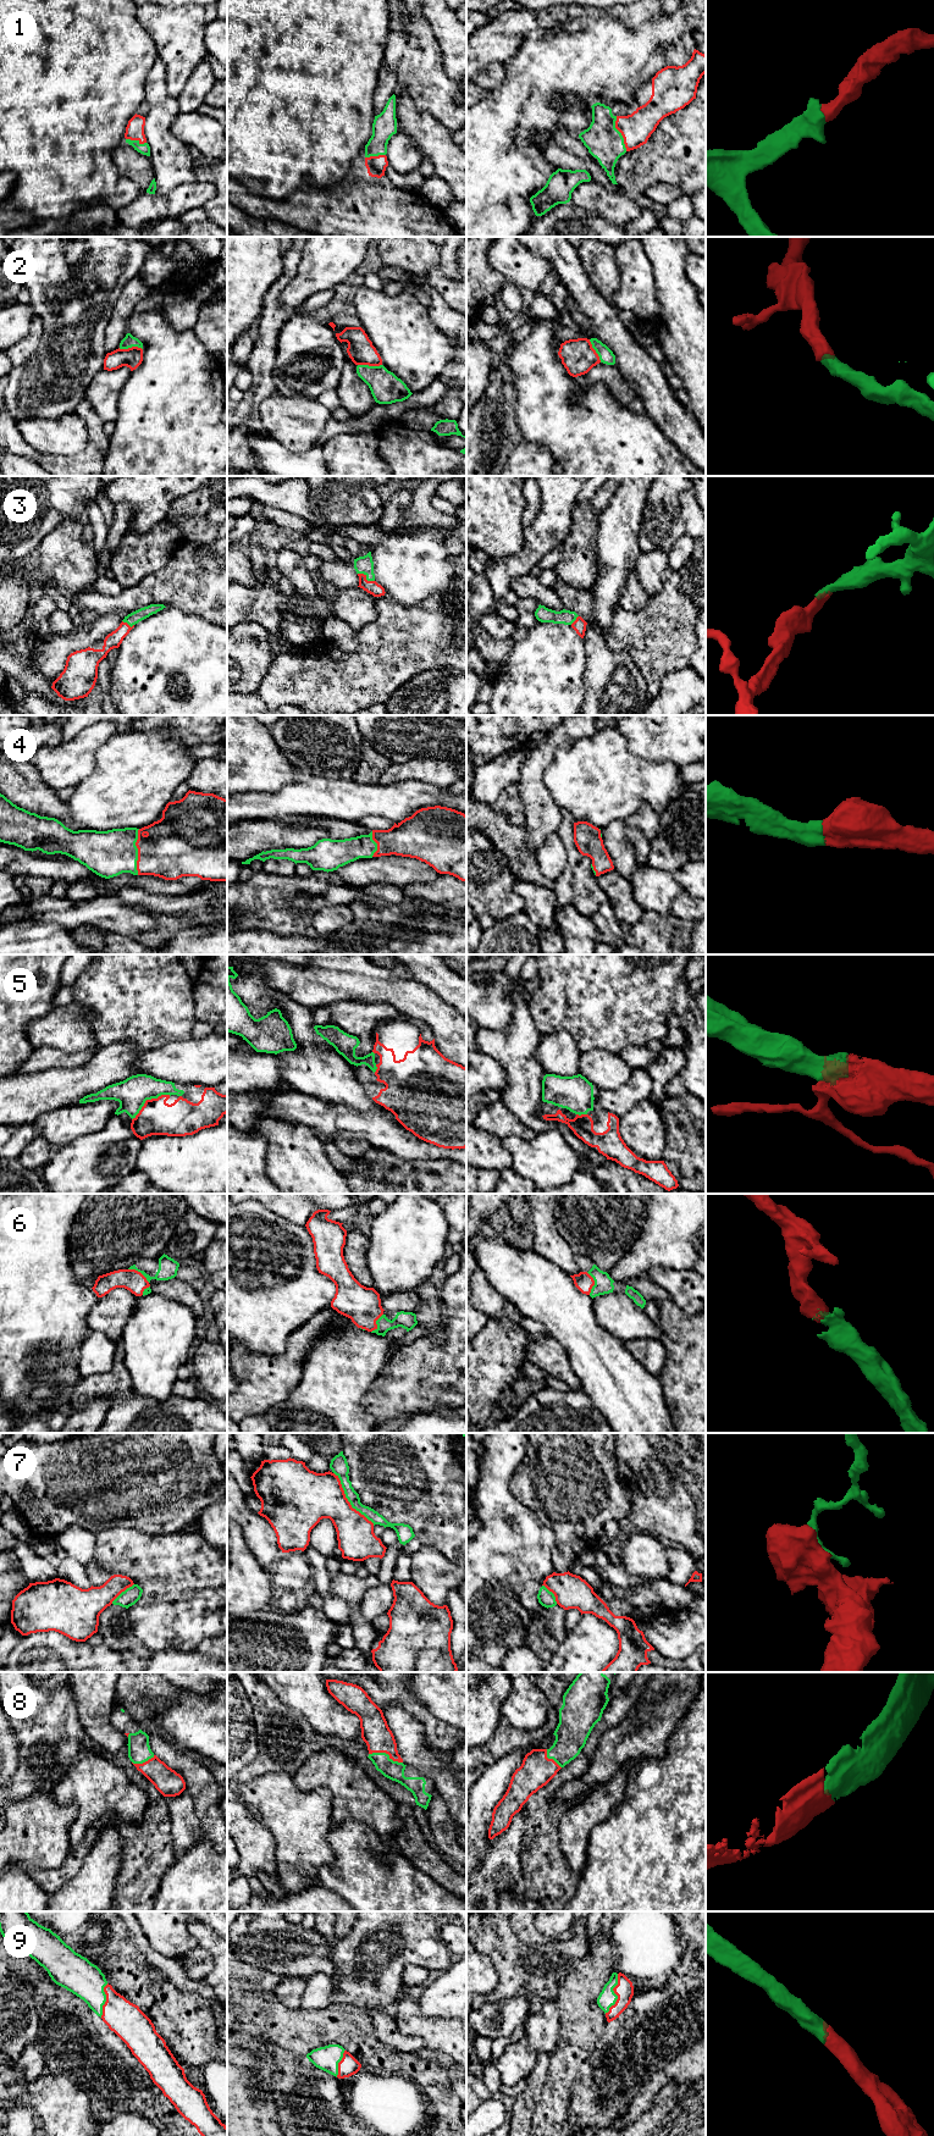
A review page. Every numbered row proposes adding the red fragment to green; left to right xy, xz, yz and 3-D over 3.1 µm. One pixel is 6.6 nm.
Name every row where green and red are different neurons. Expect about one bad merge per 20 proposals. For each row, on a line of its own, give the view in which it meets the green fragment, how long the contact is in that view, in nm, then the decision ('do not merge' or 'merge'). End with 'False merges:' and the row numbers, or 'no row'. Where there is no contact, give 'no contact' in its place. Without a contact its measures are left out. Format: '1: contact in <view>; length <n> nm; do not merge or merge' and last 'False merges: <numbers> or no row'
1: contact in yz; length 240 nm; merge
2: contact in xz; length 160 nm; merge
3: contact in xz; length 130 nm; merge
4: contact in xy; length 300 nm; merge
5: contact in xy; length 300 nm; merge
6: contact in yz; length 150 nm; merge
7: contact in xz; length 440 nm; do not merge
8: contact in xz; length 240 nm; merge
9: contact in yz; length 280 nm; merge
False merges: 7

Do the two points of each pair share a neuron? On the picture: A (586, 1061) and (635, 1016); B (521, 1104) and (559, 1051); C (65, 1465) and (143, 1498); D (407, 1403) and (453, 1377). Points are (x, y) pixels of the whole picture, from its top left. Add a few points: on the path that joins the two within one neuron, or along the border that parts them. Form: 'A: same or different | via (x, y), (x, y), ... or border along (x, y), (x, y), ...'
A: different | border along (581, 1051), (607, 1050), (618, 1055)
B: different | border along (537, 1044), (535, 1058), (546, 1073)
C: same | via (84, 1478), (123, 1478)
D: same | via (418, 1392), (432, 1377), (442, 1377)

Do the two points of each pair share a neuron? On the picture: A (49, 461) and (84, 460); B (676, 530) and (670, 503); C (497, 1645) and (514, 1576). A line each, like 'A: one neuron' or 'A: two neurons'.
A: one neuron
B: one neuron
C: one neuron

